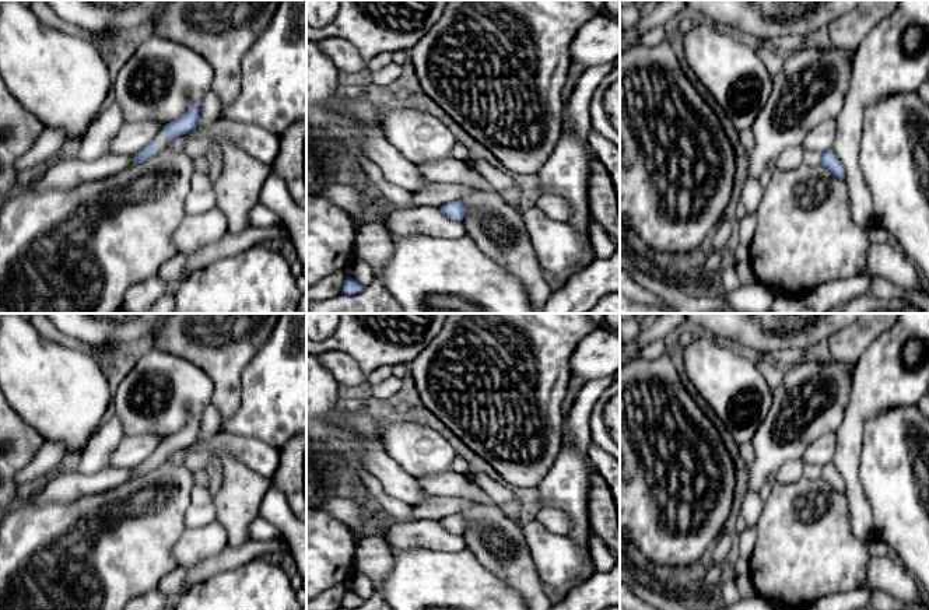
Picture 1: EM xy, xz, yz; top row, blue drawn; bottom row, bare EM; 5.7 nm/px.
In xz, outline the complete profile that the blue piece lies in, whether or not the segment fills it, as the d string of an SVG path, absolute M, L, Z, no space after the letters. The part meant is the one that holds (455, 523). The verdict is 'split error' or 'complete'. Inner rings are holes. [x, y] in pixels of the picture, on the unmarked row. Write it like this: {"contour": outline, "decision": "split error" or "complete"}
{"contour": "M453 513L453 515L448 515L442 519L439 519L439 525L453 533L453 534L463 534L463 532L466 530L466 519L459 515L459 513Z", "decision": "complete"}

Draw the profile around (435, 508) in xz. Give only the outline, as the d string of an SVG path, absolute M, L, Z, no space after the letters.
M432 497L421 504L410 505L411 515L404 522L411 520L439 520L448 515L459 513L469 506L469 499L460 497Z

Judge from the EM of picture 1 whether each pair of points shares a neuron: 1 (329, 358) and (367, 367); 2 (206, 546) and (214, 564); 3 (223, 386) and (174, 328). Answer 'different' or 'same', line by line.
1: different
2: different
3: same

